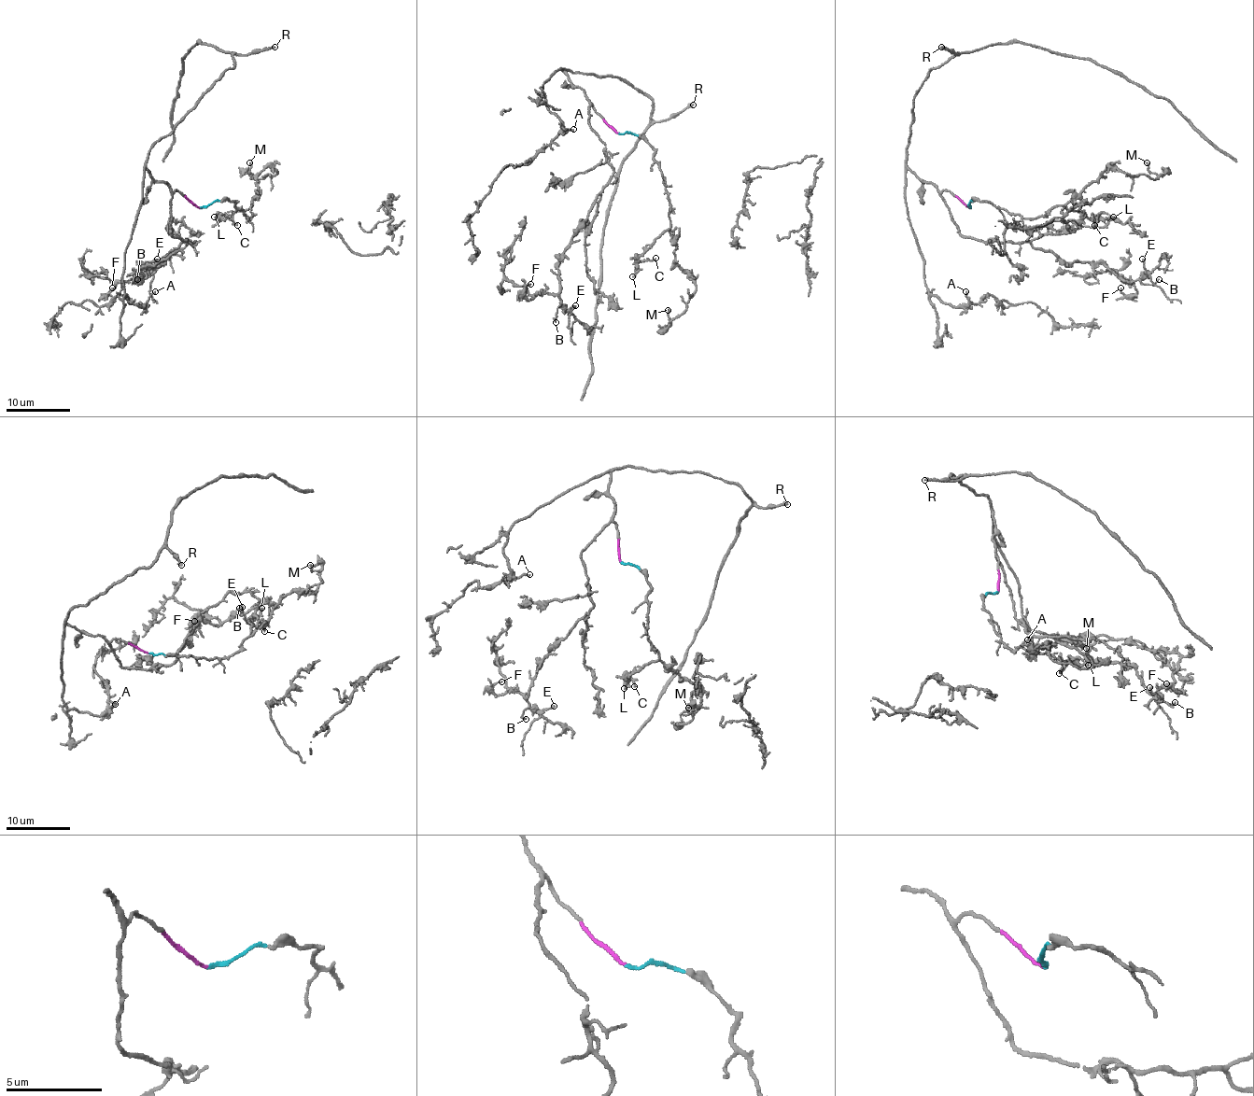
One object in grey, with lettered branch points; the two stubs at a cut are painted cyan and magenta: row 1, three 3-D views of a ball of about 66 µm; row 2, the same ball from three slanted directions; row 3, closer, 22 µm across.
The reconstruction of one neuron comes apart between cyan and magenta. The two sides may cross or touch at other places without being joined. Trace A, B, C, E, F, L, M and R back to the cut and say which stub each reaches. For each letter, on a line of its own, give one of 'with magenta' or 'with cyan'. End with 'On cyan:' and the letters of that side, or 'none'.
A: with magenta
B: with magenta
C: with cyan
E: with magenta
F: with magenta
L: with cyan
M: with cyan
R: with magenta
On cyan: C, L, M

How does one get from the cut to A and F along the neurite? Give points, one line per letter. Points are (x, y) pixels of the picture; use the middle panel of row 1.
A: (618, 133), (559, 68), (541, 89), (545, 93), (545, 105), (561, 127), (566, 133), (572, 129)
F: (618, 133), (590, 105), (590, 129), (612, 175), (559, 262), (559, 291), (528, 300), (530, 284)

